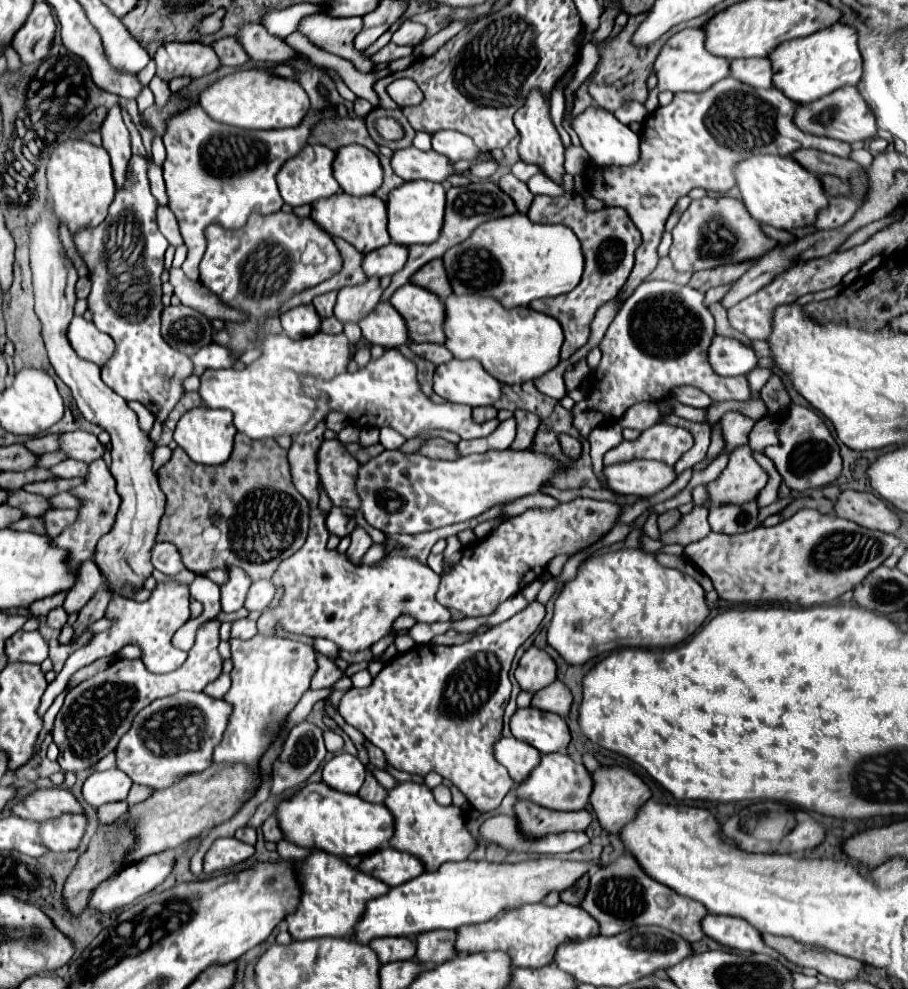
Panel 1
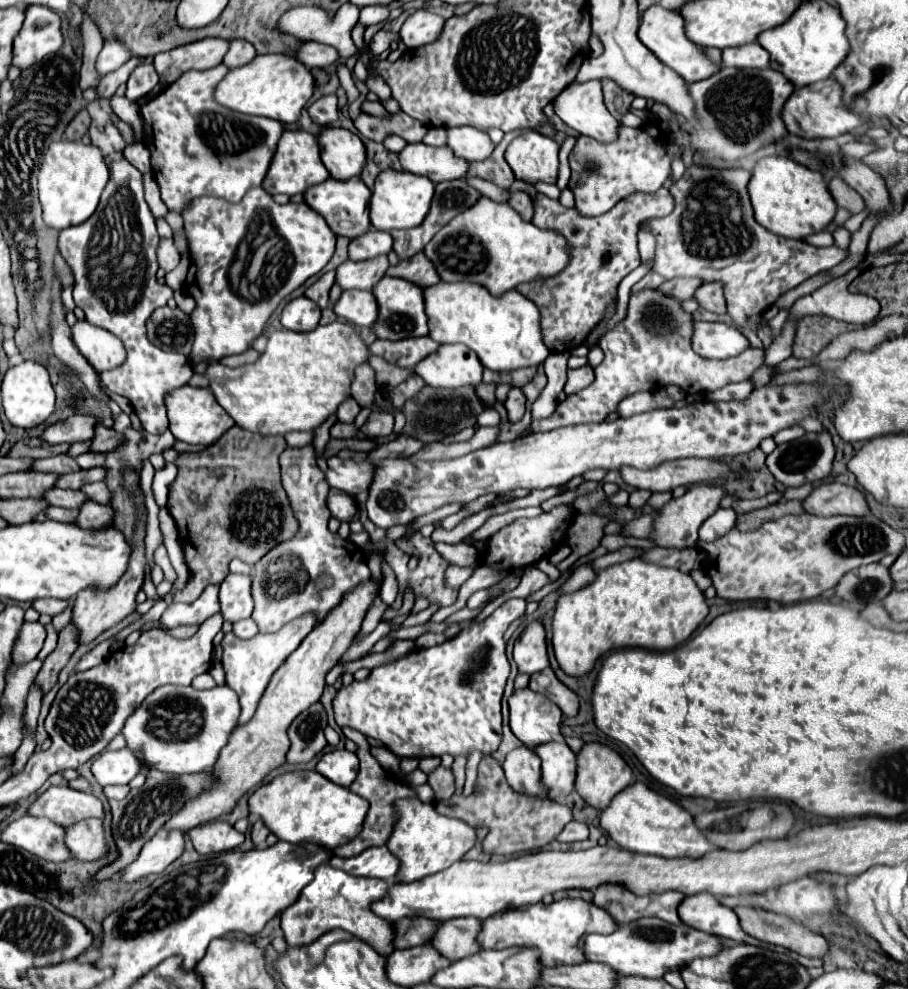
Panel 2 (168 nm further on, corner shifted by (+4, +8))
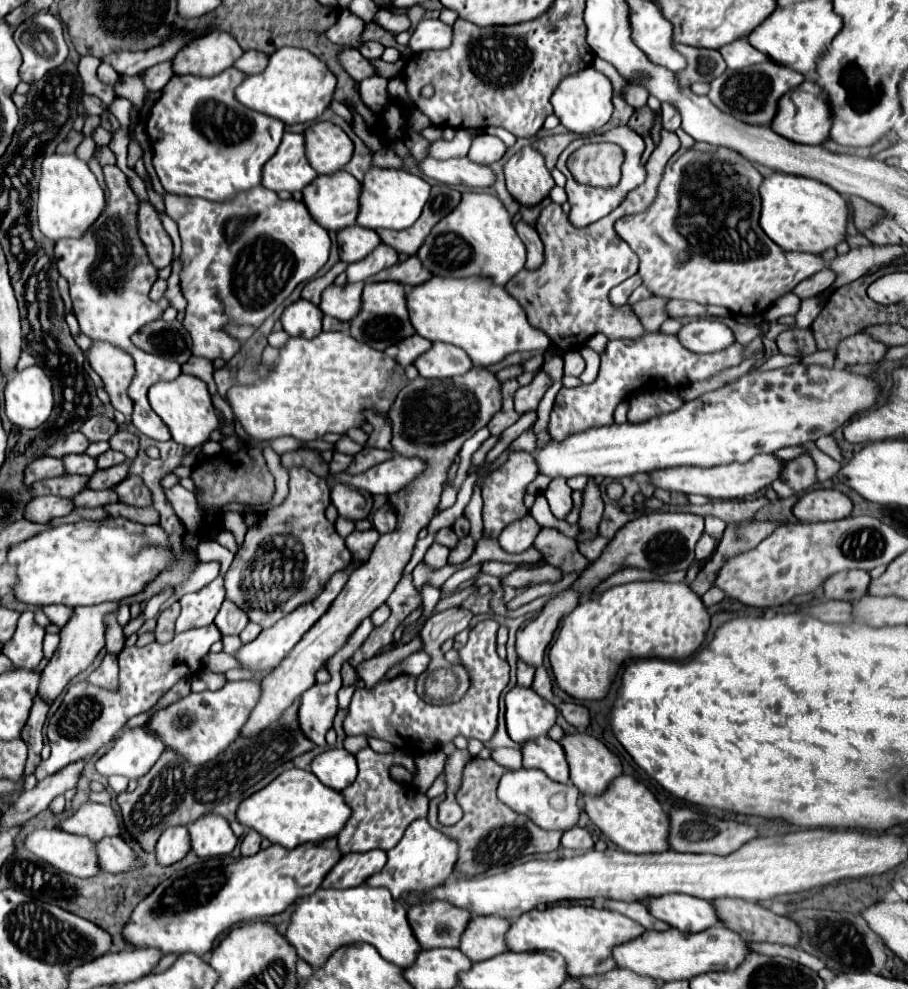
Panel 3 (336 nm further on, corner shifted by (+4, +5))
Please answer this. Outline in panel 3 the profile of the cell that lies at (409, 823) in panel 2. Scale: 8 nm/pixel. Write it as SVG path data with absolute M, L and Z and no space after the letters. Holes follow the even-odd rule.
M418 819L406 829L400 843L388 851L388 863L384 865L384 869L372 875L370 881L366 881L366 885L386 887L398 901L412 893L422 897L424 893L430 893L432 889L444 885L446 879L450 879L456 859L458 859L456 841L430 827L426 819Z

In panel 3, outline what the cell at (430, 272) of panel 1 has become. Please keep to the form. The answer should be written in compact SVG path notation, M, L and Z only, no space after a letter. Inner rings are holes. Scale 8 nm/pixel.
M410 257L404 263L396 263L384 271L380 271L378 275L372 275L370 281L396 281L402 283L404 287L414 287L418 283L424 283L432 277L432 273L428 269L422 267L418 257Z

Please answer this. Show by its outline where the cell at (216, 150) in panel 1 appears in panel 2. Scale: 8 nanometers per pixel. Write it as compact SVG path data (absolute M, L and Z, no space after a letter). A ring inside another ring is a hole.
M218 64L210 70L188 70L142 108L144 146L152 154L154 178L168 210L182 214L194 198L216 196L232 204L240 202L250 188L258 188L268 172L284 124L260 116L228 112L212 100L212 88L228 68Z

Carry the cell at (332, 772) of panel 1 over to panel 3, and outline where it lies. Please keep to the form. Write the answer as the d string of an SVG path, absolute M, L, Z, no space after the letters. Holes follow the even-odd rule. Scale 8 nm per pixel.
M338 747L326 749L320 755L316 755L310 767L312 773L320 779L320 783L324 783L334 791L342 791L344 787L348 787L358 773L356 757L346 749L338 749Z

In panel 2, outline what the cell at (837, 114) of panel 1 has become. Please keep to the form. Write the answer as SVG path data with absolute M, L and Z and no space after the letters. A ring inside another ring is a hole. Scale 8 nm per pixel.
M834 78L822 80L820 84L810 84L808 88L796 88L782 110L782 118L786 122L788 132L798 134L802 138L834 138L862 126L864 118L846 108L842 94L844 90L840 84L836 84Z

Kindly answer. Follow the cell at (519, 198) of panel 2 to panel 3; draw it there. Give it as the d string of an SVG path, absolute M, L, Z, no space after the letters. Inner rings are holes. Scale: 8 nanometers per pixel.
M520 221L516 225L516 231L518 231L520 239L526 245L526 257L528 259L526 259L526 265L524 267L530 269L530 271L538 269L544 263L544 247L542 247L542 241L540 241L538 233L532 227L528 227L524 221Z

